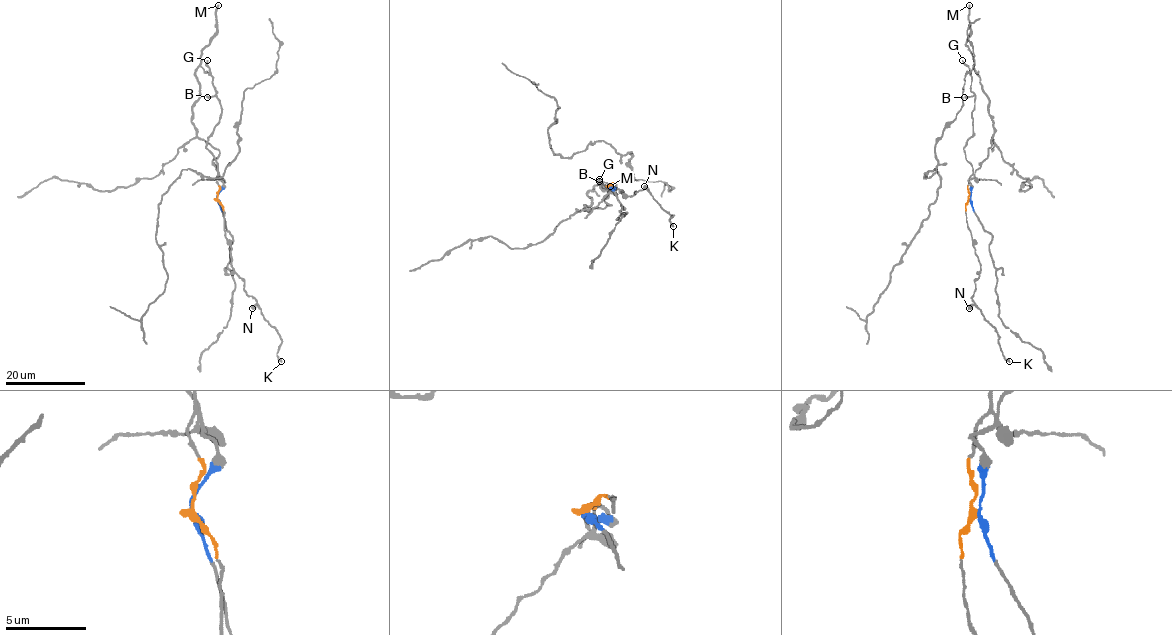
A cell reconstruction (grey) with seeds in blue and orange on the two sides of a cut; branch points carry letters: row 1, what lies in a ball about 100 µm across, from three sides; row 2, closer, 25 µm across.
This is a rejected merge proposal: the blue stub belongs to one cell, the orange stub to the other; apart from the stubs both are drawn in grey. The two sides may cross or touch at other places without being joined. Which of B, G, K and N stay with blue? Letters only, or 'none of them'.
none of them

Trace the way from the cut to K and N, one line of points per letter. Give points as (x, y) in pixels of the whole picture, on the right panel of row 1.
K: (969, 199), (965, 205), (967, 228), (980, 267), (972, 299), (983, 317), (995, 328), (1002, 356), (1009, 362)
N: (969, 199), (965, 205), (967, 228), (980, 267), (979, 277), (974, 282), (973, 302), (968, 308)

